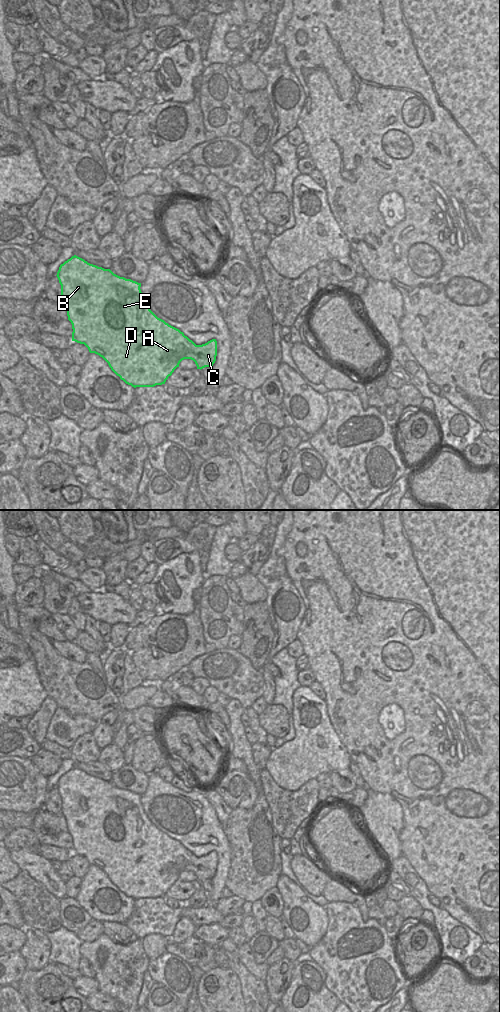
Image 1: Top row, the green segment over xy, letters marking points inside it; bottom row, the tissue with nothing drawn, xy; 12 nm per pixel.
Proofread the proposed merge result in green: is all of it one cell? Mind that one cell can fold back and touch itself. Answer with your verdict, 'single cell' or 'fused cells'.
single cell

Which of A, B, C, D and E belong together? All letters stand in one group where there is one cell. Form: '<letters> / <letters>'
A B C D E

